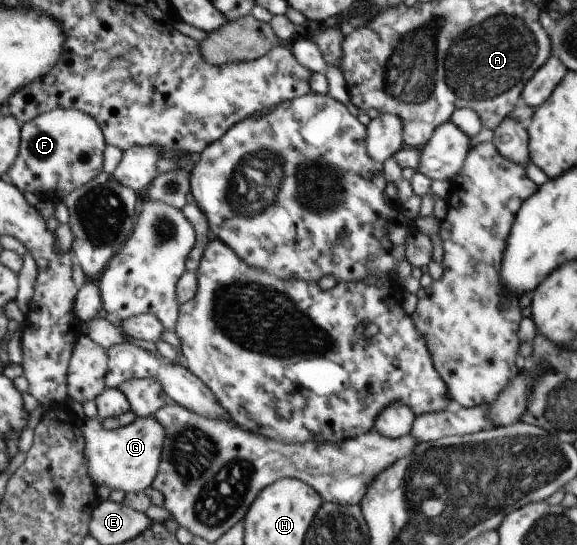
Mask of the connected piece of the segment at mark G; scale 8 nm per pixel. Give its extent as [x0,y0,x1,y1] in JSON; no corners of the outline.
[85,415,167,494]

